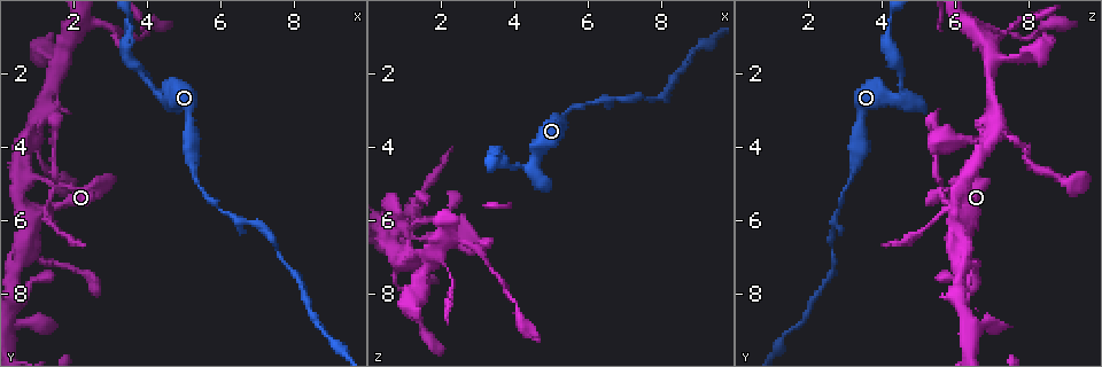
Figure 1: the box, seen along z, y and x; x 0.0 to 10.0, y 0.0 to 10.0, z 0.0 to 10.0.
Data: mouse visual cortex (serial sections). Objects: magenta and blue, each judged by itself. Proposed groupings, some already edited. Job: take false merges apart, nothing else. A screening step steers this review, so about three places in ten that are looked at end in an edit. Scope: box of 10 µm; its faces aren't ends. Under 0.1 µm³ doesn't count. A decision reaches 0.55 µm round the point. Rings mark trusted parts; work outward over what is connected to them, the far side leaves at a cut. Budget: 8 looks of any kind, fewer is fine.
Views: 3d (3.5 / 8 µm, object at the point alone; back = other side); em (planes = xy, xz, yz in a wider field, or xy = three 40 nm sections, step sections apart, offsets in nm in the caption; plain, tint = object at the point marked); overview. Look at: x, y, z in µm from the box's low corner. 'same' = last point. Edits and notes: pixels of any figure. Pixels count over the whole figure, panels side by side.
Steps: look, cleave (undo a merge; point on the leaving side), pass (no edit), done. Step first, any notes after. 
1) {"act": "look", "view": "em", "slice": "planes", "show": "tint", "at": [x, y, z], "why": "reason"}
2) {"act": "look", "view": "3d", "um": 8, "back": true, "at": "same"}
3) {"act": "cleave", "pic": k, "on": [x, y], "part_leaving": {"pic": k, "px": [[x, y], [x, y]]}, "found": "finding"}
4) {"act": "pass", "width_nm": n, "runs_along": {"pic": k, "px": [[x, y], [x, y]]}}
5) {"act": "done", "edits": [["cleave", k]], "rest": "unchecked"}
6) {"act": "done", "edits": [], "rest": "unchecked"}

{"act": "look", "view": "3d", "um": 3.5, "at": [0.90, 5.85, 6.20], "why": "thick turns thin"}

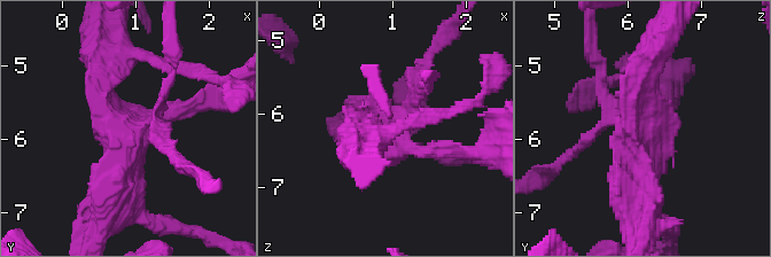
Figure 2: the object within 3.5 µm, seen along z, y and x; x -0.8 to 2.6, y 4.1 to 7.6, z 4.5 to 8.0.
{"act": "look", "view": "em", "slice": "xy", "step": 5, "show": "tint", "at": [0.95, 5.85, 6.20]}

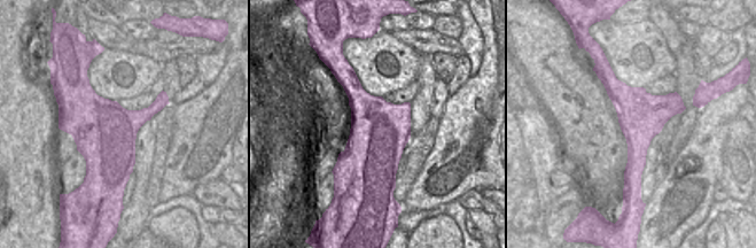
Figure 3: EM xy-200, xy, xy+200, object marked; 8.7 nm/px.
{"act": "cleave", "pic": 2, "on": [163, 137], "part_leaving": {"pic": 2, "px": [[152, 119], [173, 74], [170, 31]]}, "found": "two cells meet here"}

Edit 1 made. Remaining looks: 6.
{"act": "look", "view": "overview"}

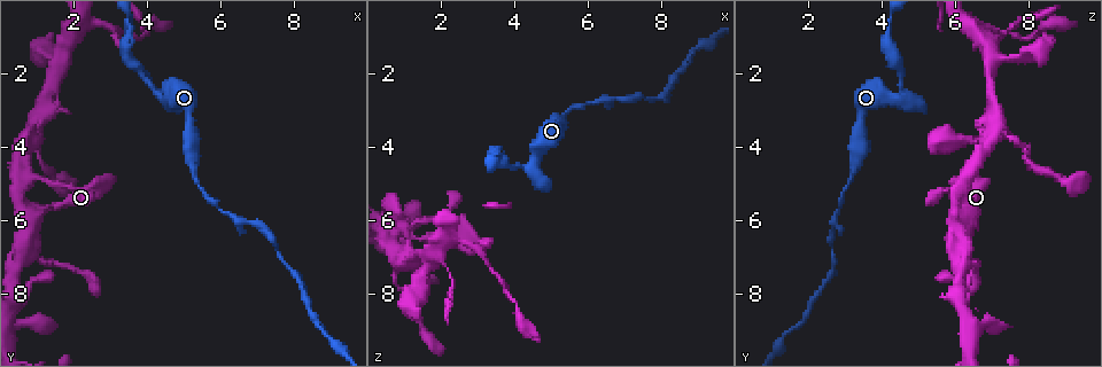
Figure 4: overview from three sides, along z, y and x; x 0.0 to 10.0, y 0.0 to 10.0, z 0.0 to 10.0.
{"act": "look", "view": "3d", "um": 3.5, "at": [2.95, 0.75, 6.85], "why": "calibre changes"}

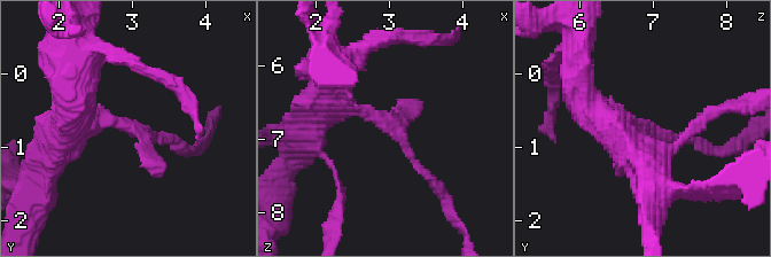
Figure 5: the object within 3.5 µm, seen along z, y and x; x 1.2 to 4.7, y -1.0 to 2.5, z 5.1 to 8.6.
{"act": "look", "view": "em", "slice": "xy", "step": 5, "show": "tint", "at": [2.95, 0.65, 6.85]}

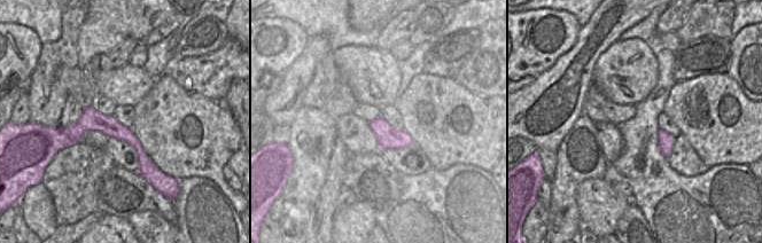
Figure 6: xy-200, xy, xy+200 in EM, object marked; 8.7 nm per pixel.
{"act": "cleave", "pic": 5, "on": [152, 155], "border": {"pic": 6, "px": [[108, 117], [115, 131], [109, 136]]}, "found": "a second cell is stuck on"}

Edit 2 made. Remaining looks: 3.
{"act": "look", "view": "3d", "um": 3.5, "at": [4.40, 2.70, 4.60], "why": "calibre changes"}

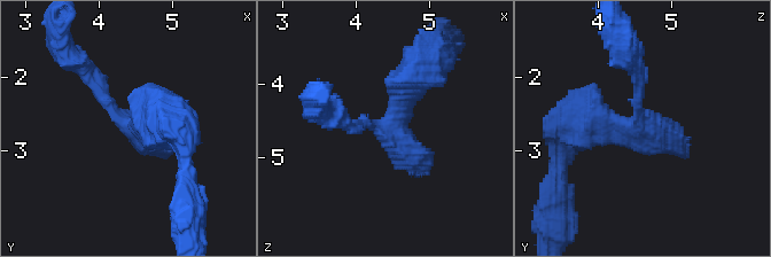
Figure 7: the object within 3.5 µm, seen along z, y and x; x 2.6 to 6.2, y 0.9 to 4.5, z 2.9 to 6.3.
{"act": "look", "view": "em", "slice": "xy", "step": 3, "show": "tint", "at": [4.45, 2.65, 4.55], "why": "shape alone is not enough"}

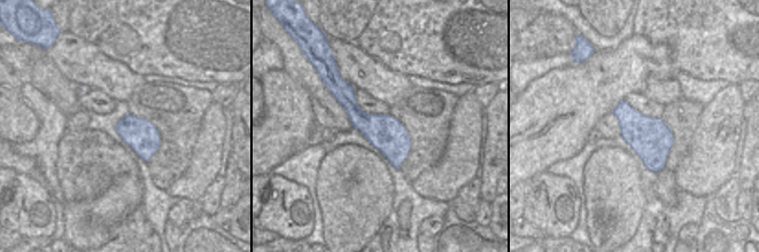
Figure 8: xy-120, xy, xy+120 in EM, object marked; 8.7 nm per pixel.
{"act": "pass", "runs_along": {"pic": 7, "px": [[430, 53], [391, 124], [342, 121]]}, "found": "all the same cell"}

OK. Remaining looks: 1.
{"act": "done", "edits": [["cleave", 2], ["cleave", 5]], "rest": "unchecked"}

